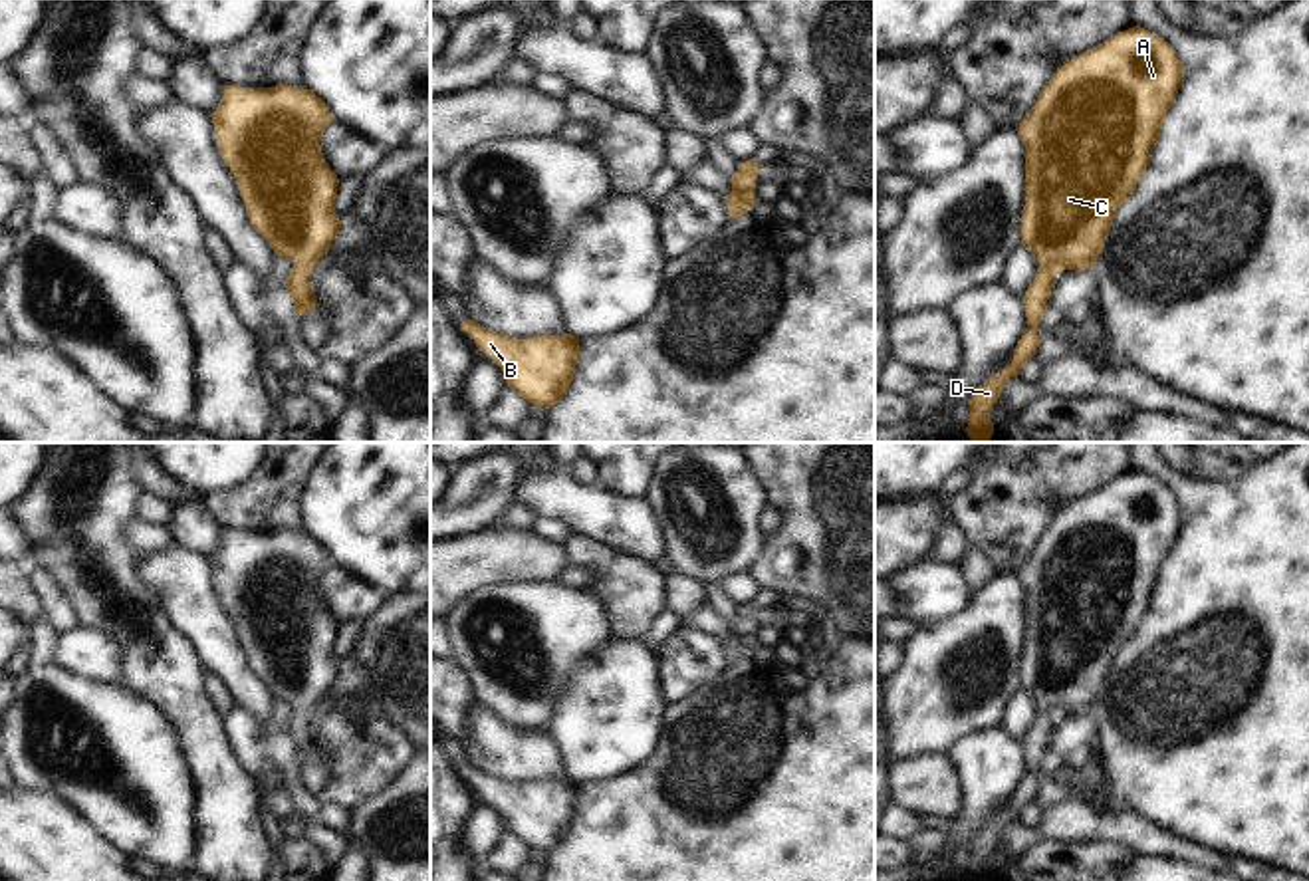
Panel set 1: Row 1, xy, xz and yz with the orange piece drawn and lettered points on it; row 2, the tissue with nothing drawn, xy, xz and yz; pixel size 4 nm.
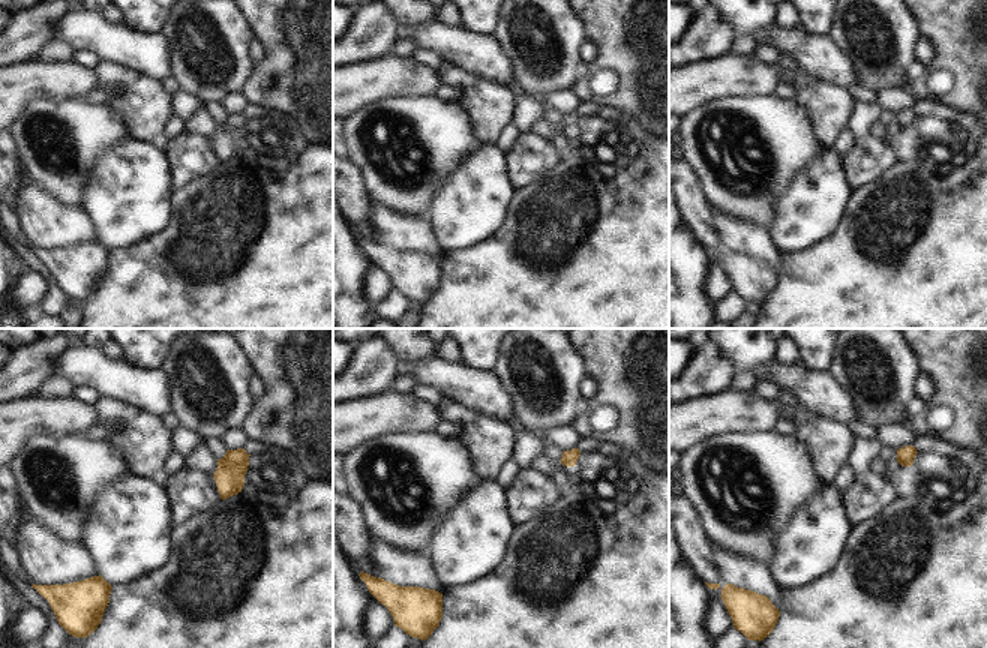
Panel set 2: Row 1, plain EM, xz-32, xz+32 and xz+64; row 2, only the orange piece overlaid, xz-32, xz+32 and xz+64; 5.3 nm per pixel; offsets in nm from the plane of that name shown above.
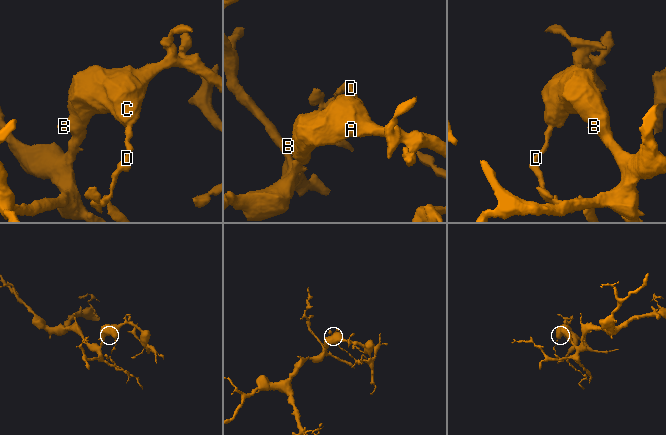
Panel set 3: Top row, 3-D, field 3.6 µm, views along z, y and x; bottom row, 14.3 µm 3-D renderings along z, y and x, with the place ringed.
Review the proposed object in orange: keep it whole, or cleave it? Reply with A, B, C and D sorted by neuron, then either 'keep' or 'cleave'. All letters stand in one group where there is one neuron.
A B C D | keep

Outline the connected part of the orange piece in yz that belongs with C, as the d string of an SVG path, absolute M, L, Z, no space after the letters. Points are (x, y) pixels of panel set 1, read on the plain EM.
M1132 470L1107 486L1067 504L1039 536L1017 579L1025 589L1025 651L1021 655L1021 689L1039 708L1025 740L1027 774L1013 794L1012 808L992 819L970 843L968 881L992 881L990 855L1006 827L1021 819L1037 798L1037 776L1047 744L1063 714L1085 716L1105 692L1105 685L1123 647L1144 623L1152 593L1160 583L1168 554L1184 526L1184 510L1160 480Z

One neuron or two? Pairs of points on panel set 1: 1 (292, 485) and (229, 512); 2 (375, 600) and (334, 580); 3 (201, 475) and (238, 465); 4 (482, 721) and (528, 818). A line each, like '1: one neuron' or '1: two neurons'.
1: one neuron
2: one neuron
3: one neuron
4: two neurons

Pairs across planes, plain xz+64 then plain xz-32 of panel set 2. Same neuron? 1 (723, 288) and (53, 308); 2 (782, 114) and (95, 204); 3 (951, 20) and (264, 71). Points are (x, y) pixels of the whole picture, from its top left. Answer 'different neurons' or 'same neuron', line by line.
1: different neurons
2: different neurons
3: same neuron

